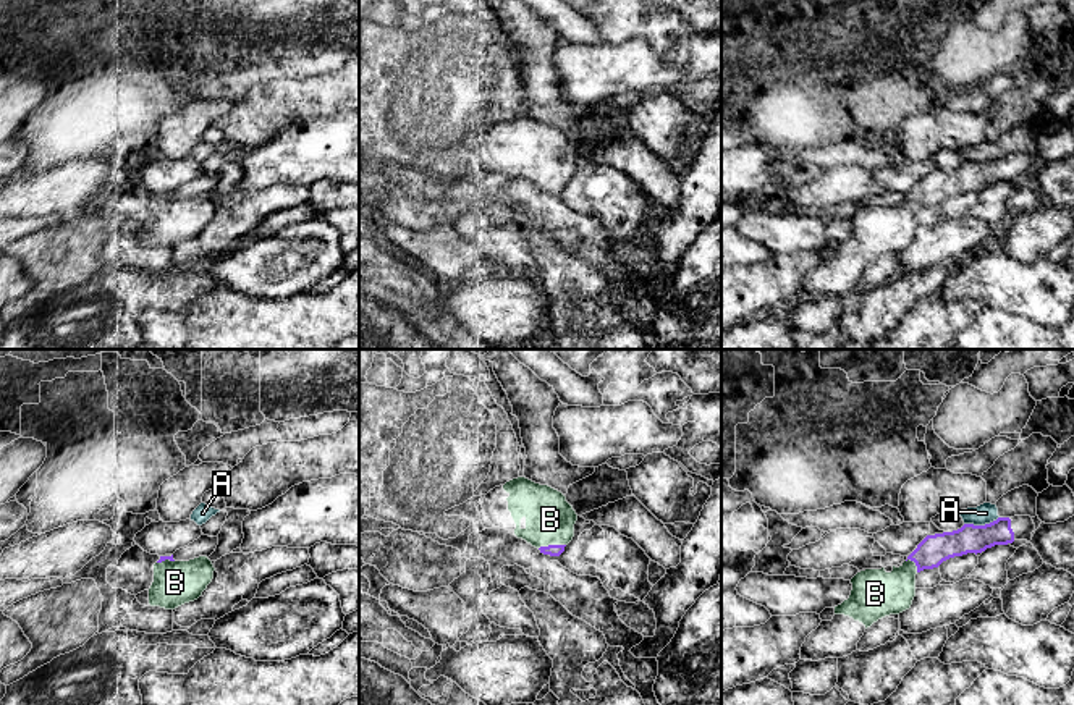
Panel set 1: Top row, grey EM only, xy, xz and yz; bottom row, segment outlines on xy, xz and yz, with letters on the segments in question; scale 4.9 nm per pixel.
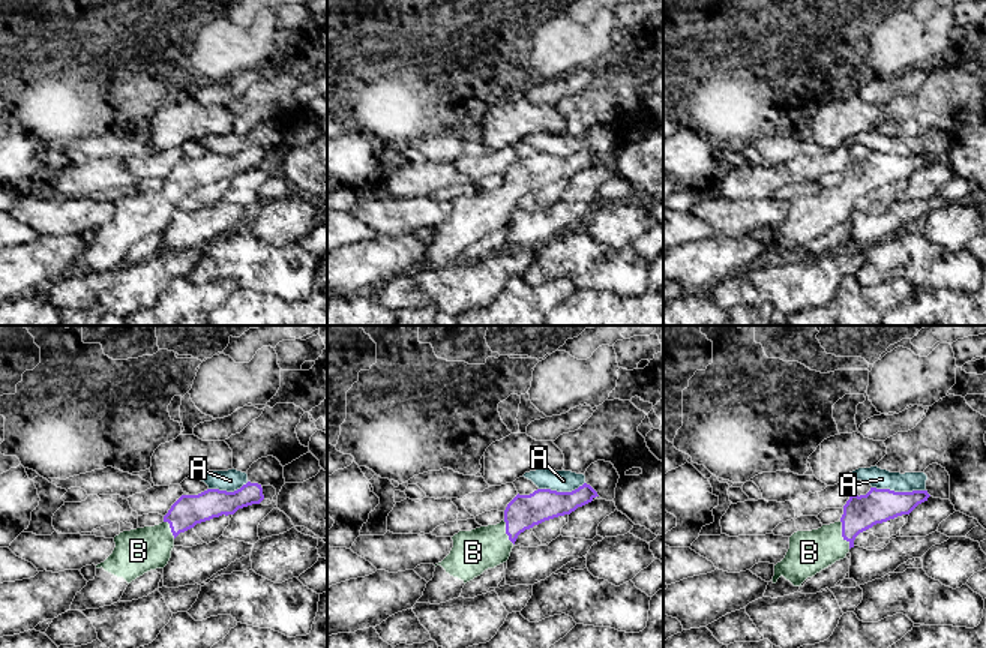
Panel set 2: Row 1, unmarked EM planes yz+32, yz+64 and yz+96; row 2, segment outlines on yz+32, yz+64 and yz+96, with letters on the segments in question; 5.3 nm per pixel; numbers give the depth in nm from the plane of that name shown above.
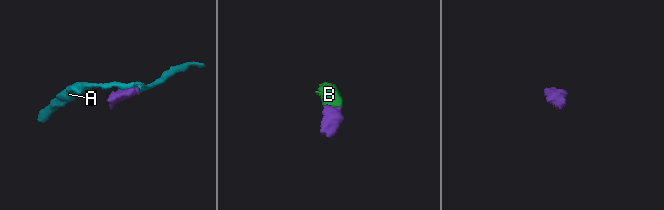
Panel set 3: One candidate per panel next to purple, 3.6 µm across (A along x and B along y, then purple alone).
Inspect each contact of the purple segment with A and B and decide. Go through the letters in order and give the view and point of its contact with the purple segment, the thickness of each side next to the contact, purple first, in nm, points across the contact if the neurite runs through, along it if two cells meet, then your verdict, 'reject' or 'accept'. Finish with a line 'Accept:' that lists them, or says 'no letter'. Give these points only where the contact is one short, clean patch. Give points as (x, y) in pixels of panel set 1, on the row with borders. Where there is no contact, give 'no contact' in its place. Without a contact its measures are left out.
A: contact yz (980, 526); calibres 140 and 100 nm; border yz (998, 516), (984, 524), (964, 524); reject
B: contact xz (552, 545); calibres 60 and 240 nm; way xz (553, 550), (552, 545), (550, 519); accept
Accept: B

